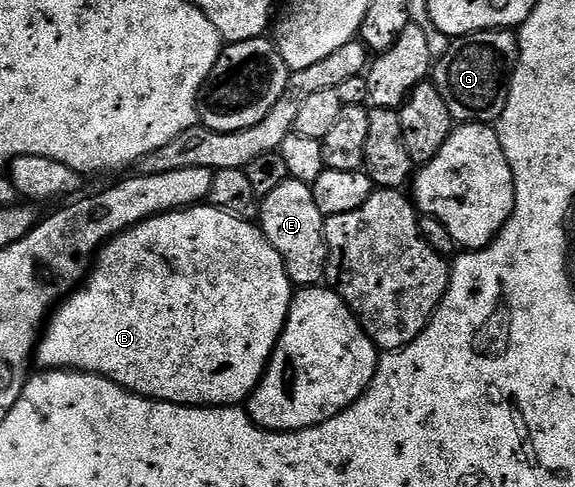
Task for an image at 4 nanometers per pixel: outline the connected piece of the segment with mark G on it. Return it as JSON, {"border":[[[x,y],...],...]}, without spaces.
{"border":[[[483,29],[479,33],[470,33],[464,37],[454,38],[450,42],[451,45],[443,53],[443,58],[438,58],[437,64],[433,69],[433,80],[435,86],[441,91],[441,95],[445,99],[445,103],[449,107],[452,118],[459,123],[495,123],[498,122],[499,117],[505,111],[505,103],[509,103],[509,87],[511,86],[511,77],[515,73],[515,68],[519,62],[519,38],[510,29]]]}

